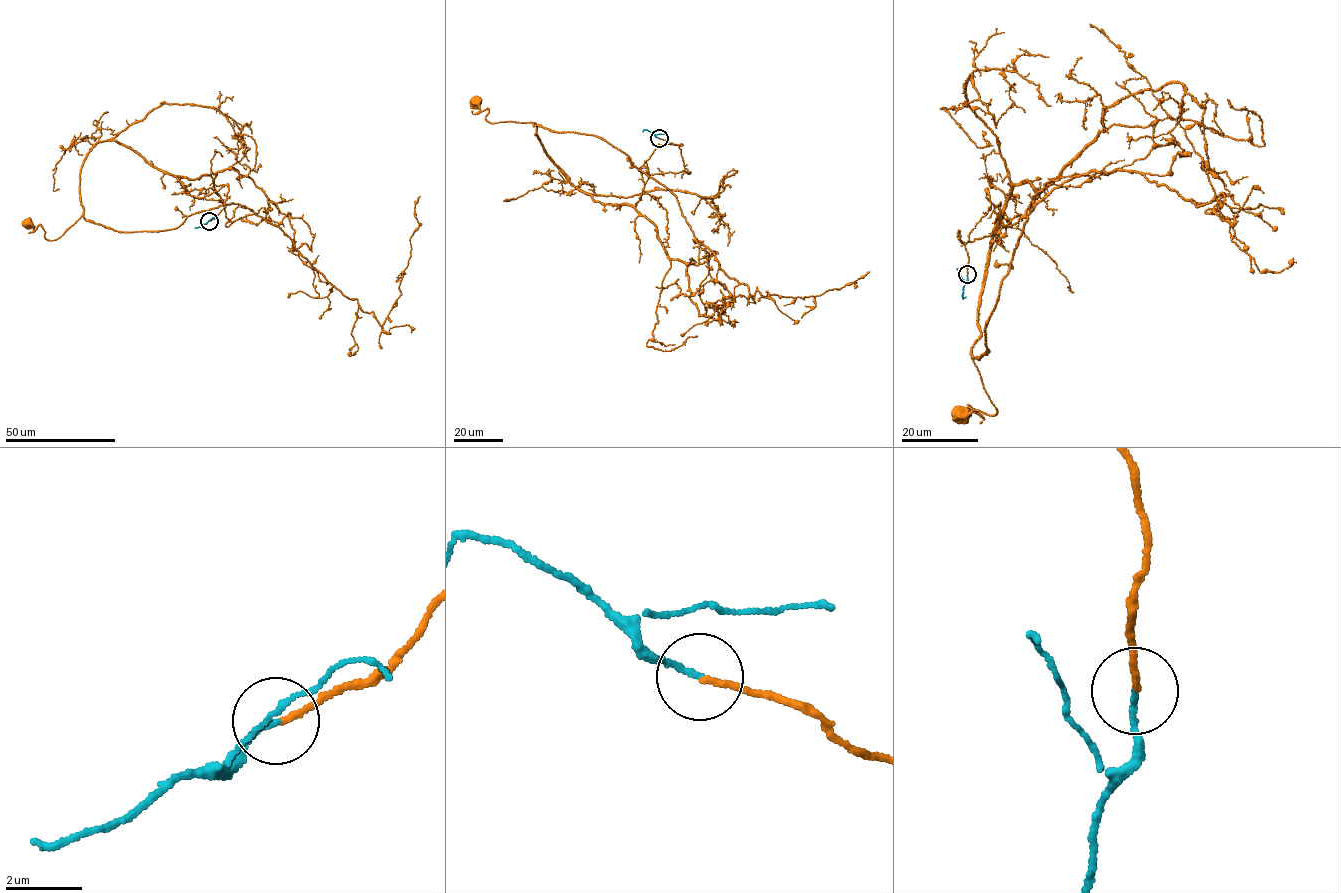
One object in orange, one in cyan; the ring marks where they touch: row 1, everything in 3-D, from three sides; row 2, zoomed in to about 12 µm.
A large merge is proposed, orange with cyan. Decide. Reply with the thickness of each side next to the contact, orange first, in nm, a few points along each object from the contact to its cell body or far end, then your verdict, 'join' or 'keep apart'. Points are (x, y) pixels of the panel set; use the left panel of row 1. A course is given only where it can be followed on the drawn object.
140/150 nm | orange via (209, 221), (226, 184), (198, 199), (103, 141), (81, 167), (83, 214), (51, 240), (30, 222) | cyan via (209, 221), (195, 227) | join

